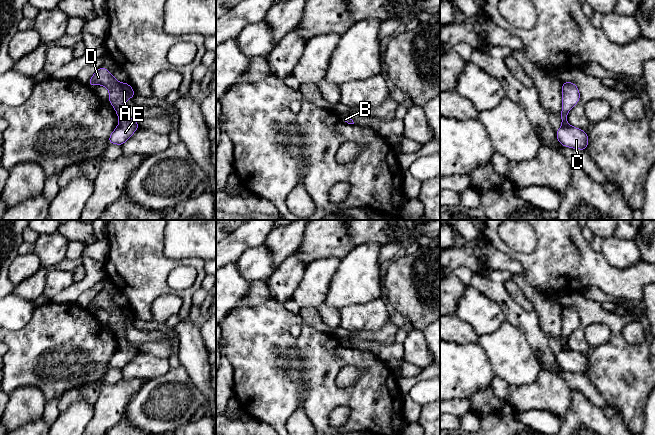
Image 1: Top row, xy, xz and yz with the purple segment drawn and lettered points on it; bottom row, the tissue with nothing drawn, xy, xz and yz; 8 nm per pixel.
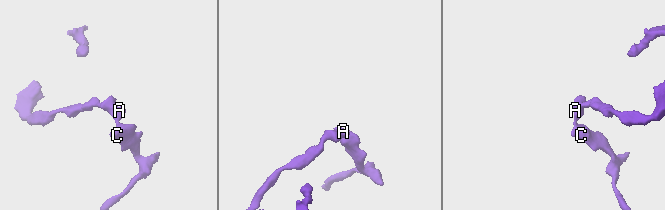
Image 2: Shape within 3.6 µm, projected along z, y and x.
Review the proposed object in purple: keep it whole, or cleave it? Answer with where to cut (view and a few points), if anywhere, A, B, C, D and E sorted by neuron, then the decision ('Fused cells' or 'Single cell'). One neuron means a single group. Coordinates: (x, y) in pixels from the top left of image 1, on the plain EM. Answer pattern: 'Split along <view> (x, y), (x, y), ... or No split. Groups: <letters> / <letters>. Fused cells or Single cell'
No split. Groups: A B C D E. Single cell

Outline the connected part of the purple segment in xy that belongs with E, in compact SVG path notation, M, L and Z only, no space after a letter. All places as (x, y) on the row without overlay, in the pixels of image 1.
M104 291L99 292L91 301L89 310L95 308L104 310L109 314L108 325L114 331L119 348L109 360L109 368L118 368L122 370L133 357L140 352L135 343L128 341L125 338L125 329L127 324L135 320L132 311L128 307L117 305L113 299Z

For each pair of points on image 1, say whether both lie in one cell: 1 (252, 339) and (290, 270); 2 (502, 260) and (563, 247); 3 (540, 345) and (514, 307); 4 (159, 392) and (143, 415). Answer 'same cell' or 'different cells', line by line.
1: different cells
2: different cells
3: same cell
4: same cell

